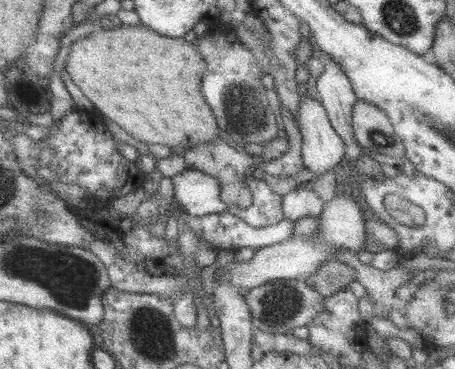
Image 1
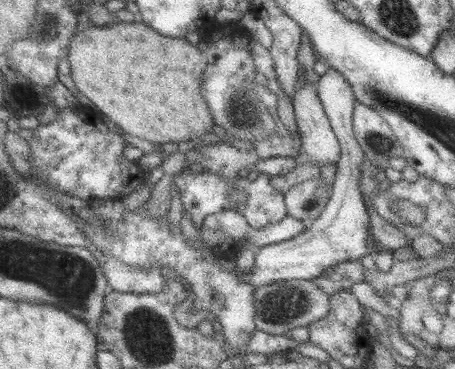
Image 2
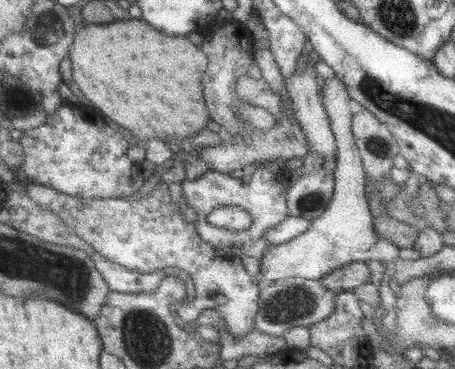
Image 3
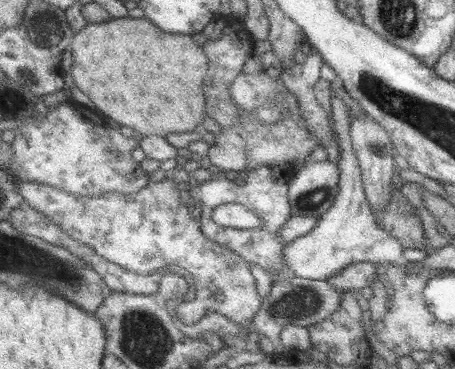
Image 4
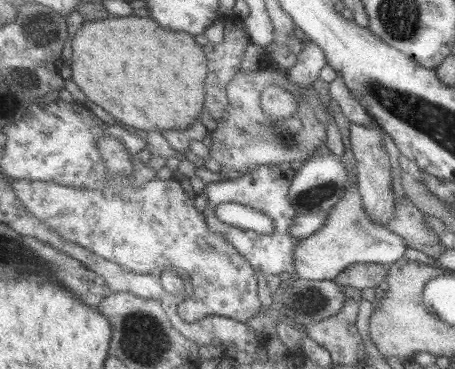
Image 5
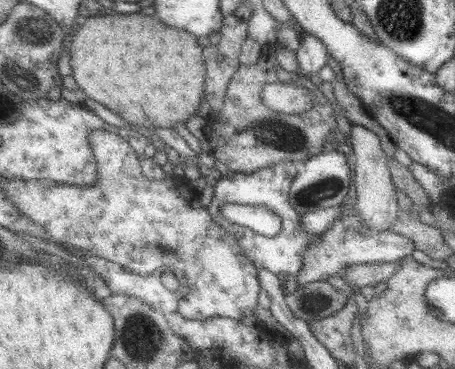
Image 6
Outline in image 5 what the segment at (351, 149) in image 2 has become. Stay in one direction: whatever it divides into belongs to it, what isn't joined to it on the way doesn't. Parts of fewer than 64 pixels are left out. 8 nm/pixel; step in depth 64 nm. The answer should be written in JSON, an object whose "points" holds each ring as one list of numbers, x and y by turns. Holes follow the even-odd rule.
{"points":[[359,182,349,184,347,194,343,200,335,204,335,208,329,212,327,224,317,230,311,238,305,238,299,242,295,248,295,262,297,262,297,274,301,280,331,280,335,282,339,274,343,274,349,266,355,264,383,264,383,266,393,266,395,262,403,260,407,252,407,240,379,224,375,224,361,198]]}

